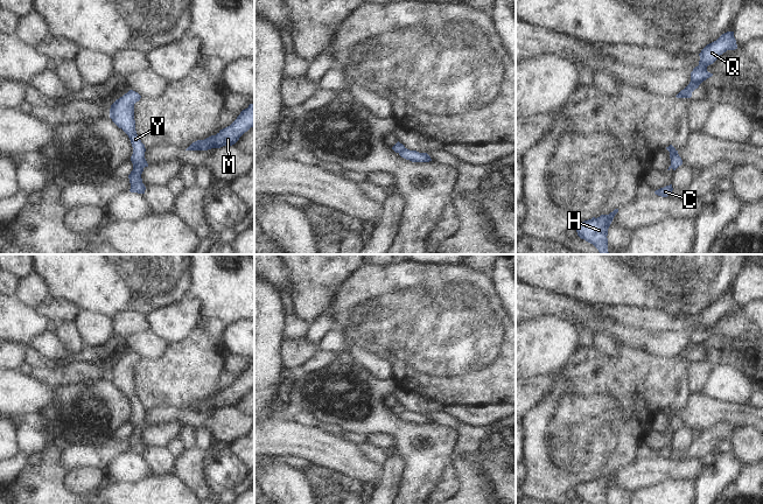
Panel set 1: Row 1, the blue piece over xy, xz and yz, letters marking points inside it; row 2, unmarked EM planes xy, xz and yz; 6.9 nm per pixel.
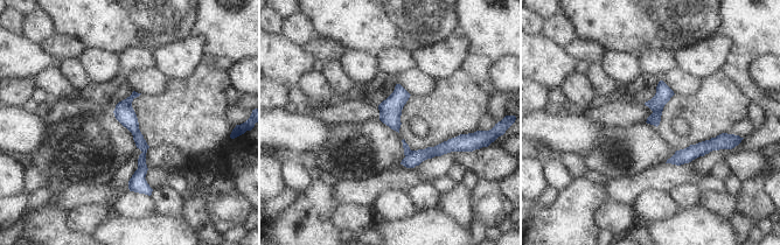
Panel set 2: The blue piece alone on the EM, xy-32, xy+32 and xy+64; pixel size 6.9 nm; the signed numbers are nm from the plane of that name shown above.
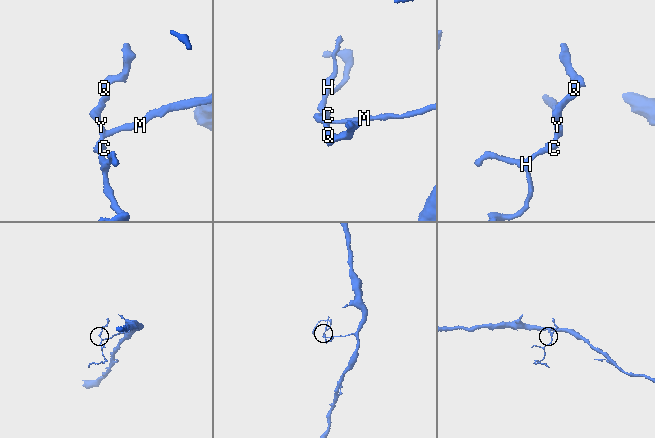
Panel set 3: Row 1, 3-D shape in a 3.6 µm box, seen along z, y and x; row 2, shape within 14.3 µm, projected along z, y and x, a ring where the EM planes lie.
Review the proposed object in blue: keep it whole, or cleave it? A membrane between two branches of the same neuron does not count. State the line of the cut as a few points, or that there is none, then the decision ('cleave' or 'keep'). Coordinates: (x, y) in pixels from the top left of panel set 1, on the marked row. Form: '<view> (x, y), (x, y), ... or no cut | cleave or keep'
yz (677, 153), (670, 158) | cleave

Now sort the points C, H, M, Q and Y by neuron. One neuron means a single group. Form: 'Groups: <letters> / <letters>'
Groups: C H Q Y / M

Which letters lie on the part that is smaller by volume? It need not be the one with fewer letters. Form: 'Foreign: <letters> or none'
Foreign: C, H, Q, Y

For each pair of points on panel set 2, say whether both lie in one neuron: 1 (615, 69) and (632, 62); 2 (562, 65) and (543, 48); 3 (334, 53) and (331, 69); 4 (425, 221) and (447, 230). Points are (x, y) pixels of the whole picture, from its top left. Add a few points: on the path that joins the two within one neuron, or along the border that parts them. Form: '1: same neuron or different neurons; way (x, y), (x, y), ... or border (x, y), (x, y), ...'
1: same neuron; way (619, 68), (628, 65)
2: same neuron; way (557, 62), (548, 53)
3: different neurons; border (341, 60), (325, 64)
4: same neuron; way (431, 226), (434, 230), (441, 230)

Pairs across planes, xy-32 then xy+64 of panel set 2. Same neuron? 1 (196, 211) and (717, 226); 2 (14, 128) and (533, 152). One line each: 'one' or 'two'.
1: two
2: two

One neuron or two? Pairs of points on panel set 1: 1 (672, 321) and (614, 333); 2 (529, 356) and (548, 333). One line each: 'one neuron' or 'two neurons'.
1: two neurons
2: one neuron

